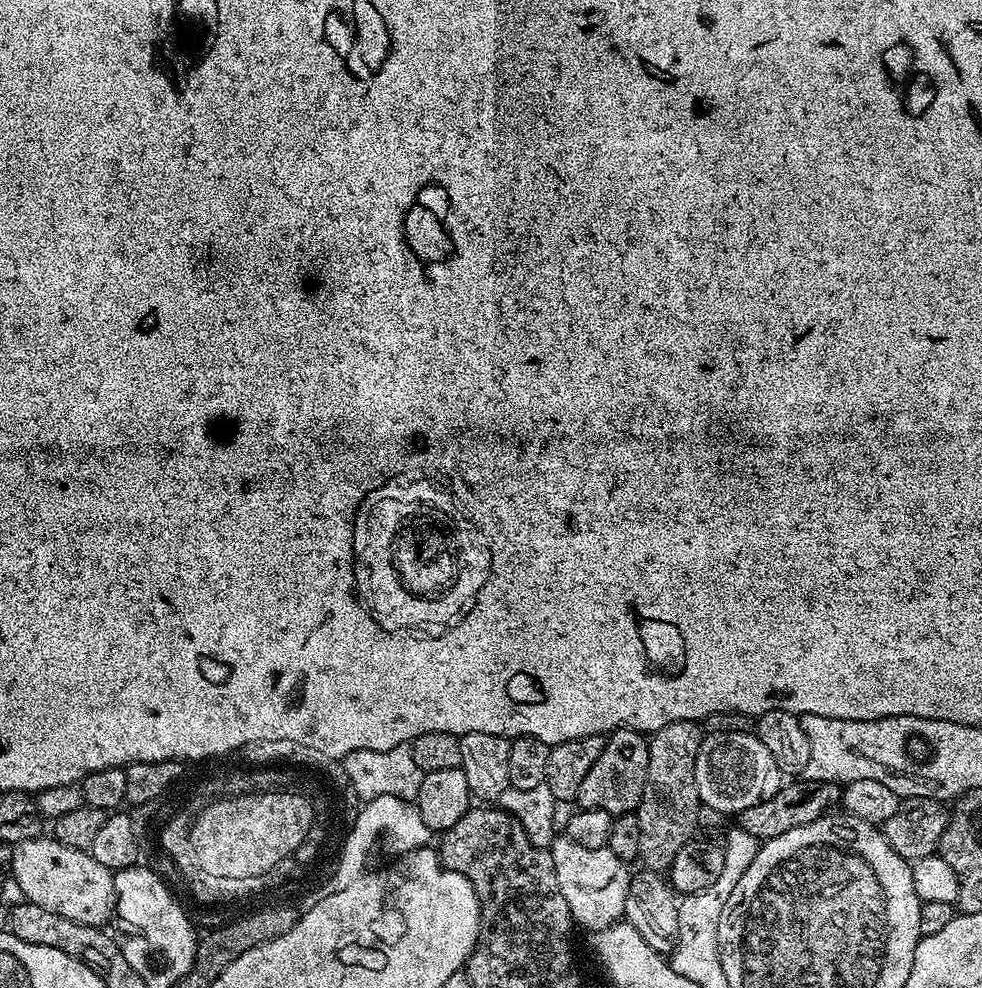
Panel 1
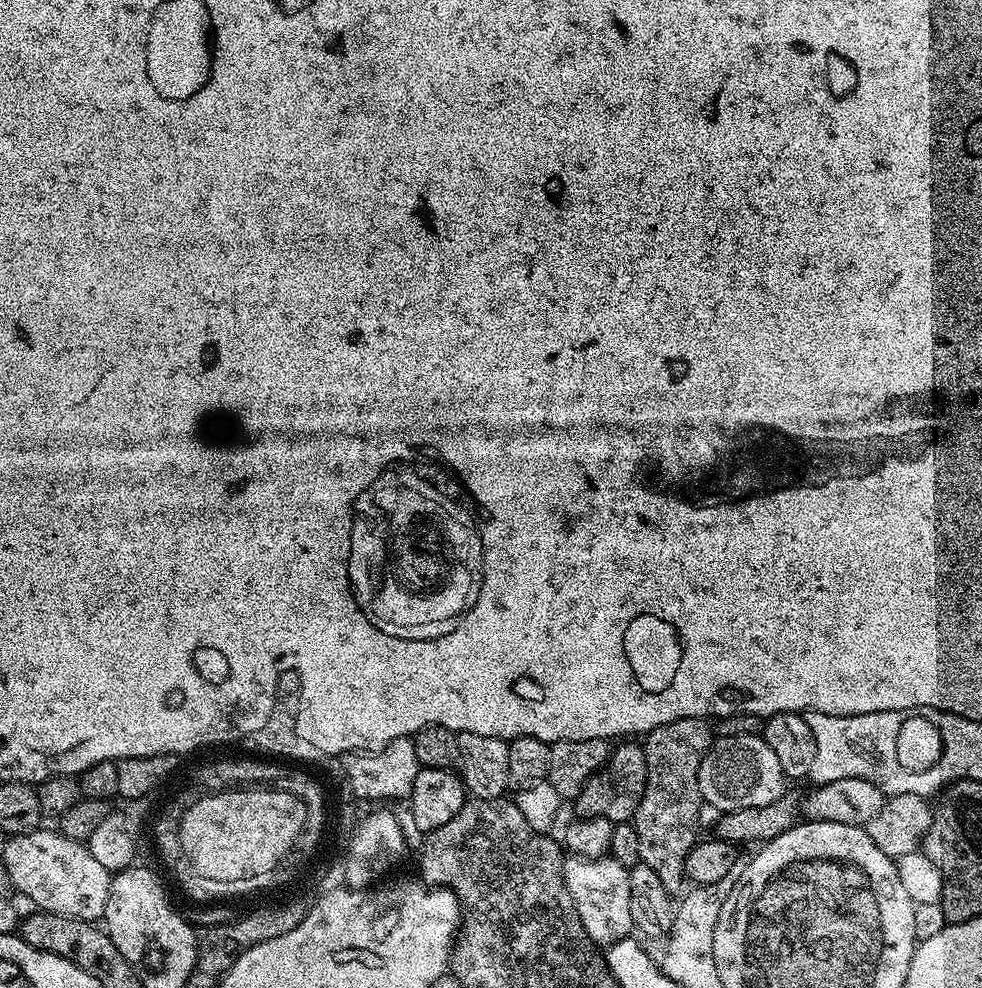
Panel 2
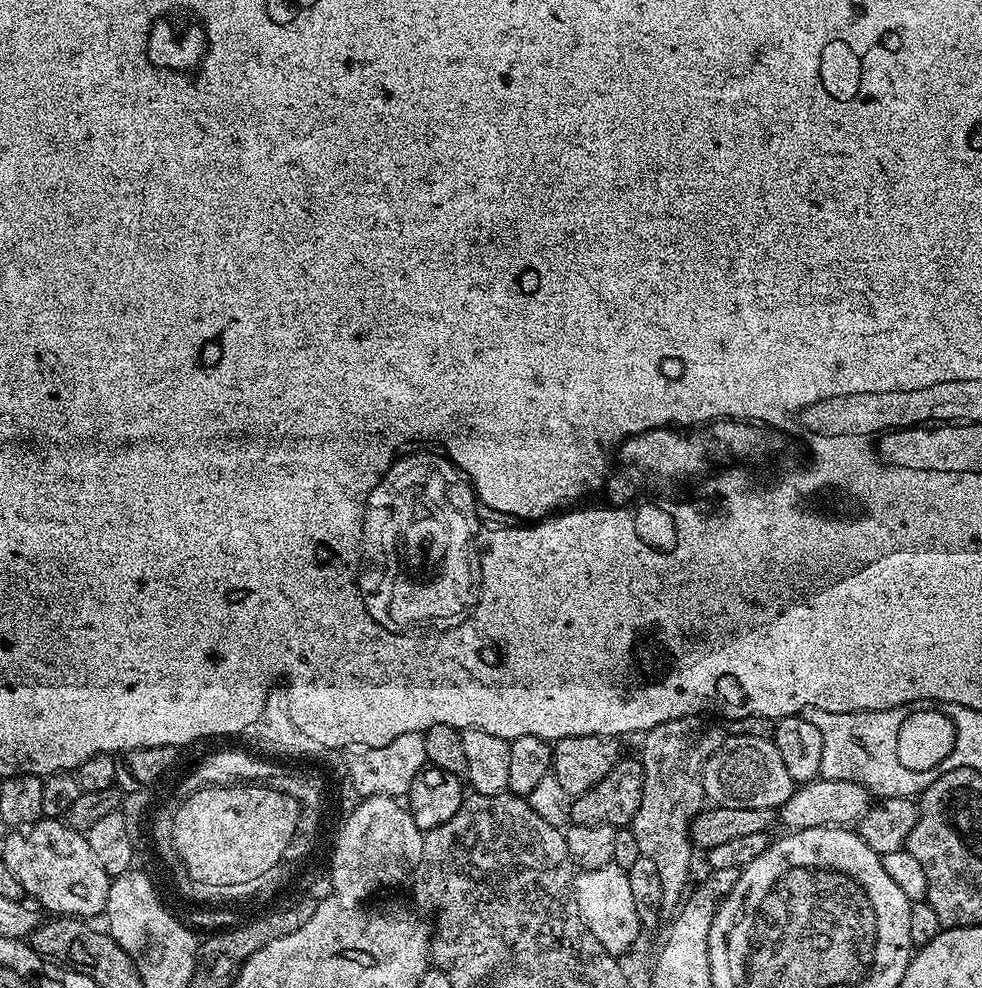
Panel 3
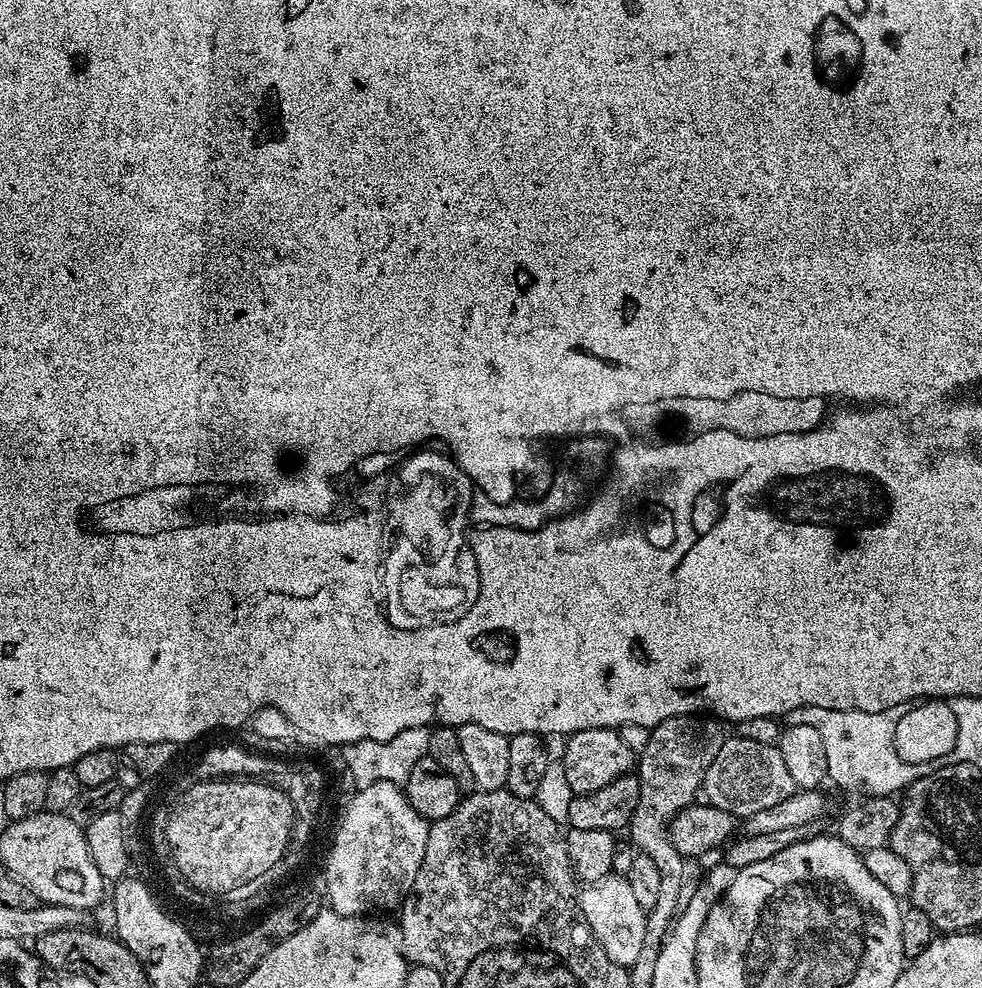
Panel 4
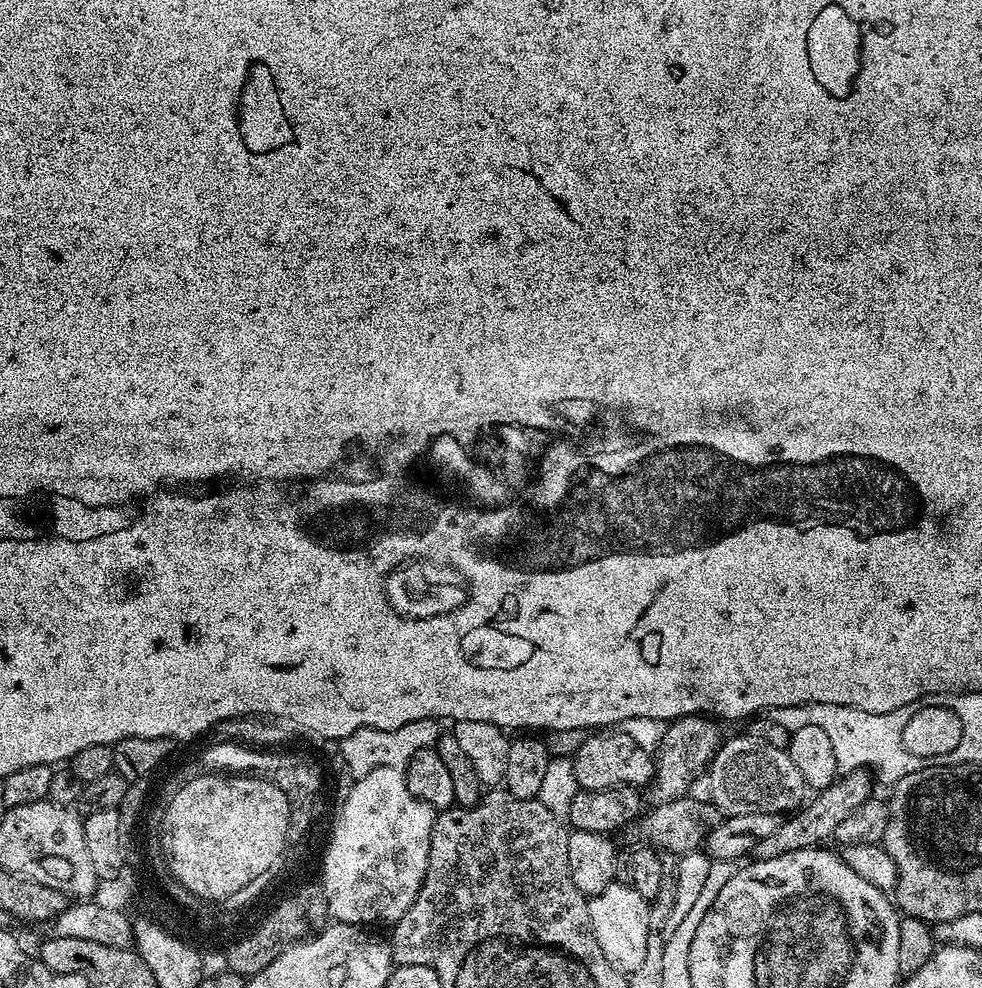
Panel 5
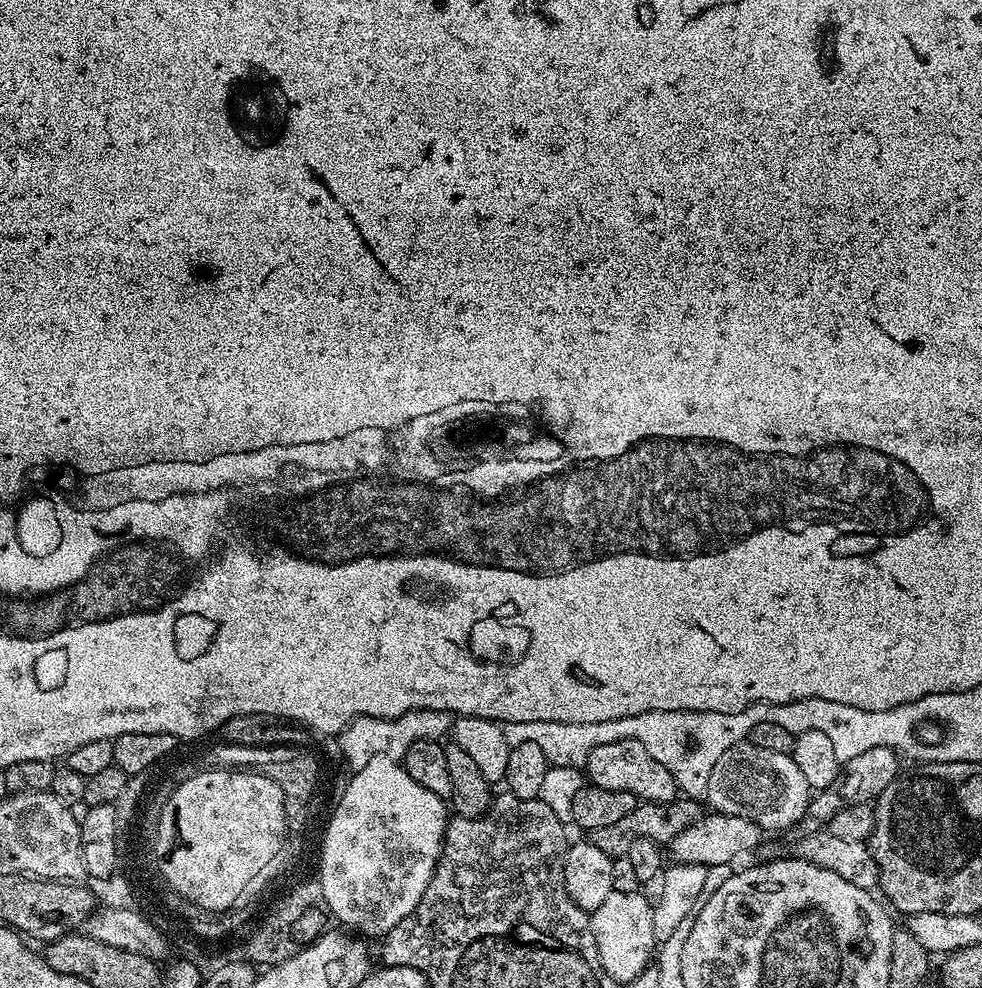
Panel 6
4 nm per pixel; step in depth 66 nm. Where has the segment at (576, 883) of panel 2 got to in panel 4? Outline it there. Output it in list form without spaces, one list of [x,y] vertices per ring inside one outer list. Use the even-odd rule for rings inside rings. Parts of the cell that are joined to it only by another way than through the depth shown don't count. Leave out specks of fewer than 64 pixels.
[[[609,874],[585,883],[579,889],[578,899],[594,938],[600,943],[602,950],[606,950],[606,958],[610,958],[610,962],[618,966],[630,969],[641,953],[647,918],[642,906],[638,906],[628,877]]]

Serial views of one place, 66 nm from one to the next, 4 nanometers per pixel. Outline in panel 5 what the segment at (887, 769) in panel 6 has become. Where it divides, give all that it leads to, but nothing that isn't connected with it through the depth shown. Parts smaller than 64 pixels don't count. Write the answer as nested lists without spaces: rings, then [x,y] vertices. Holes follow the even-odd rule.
[[[867,769],[847,772],[837,777],[834,783],[815,793],[807,801],[807,804],[794,813],[791,813],[786,819],[781,821],[774,834],[770,834],[763,842],[758,842],[754,846],[751,855],[757,860],[766,858],[778,858],[781,854],[793,853],[794,850],[819,847],[822,843],[830,840],[838,828],[838,824],[843,821],[862,802],[871,799],[873,777]]]

